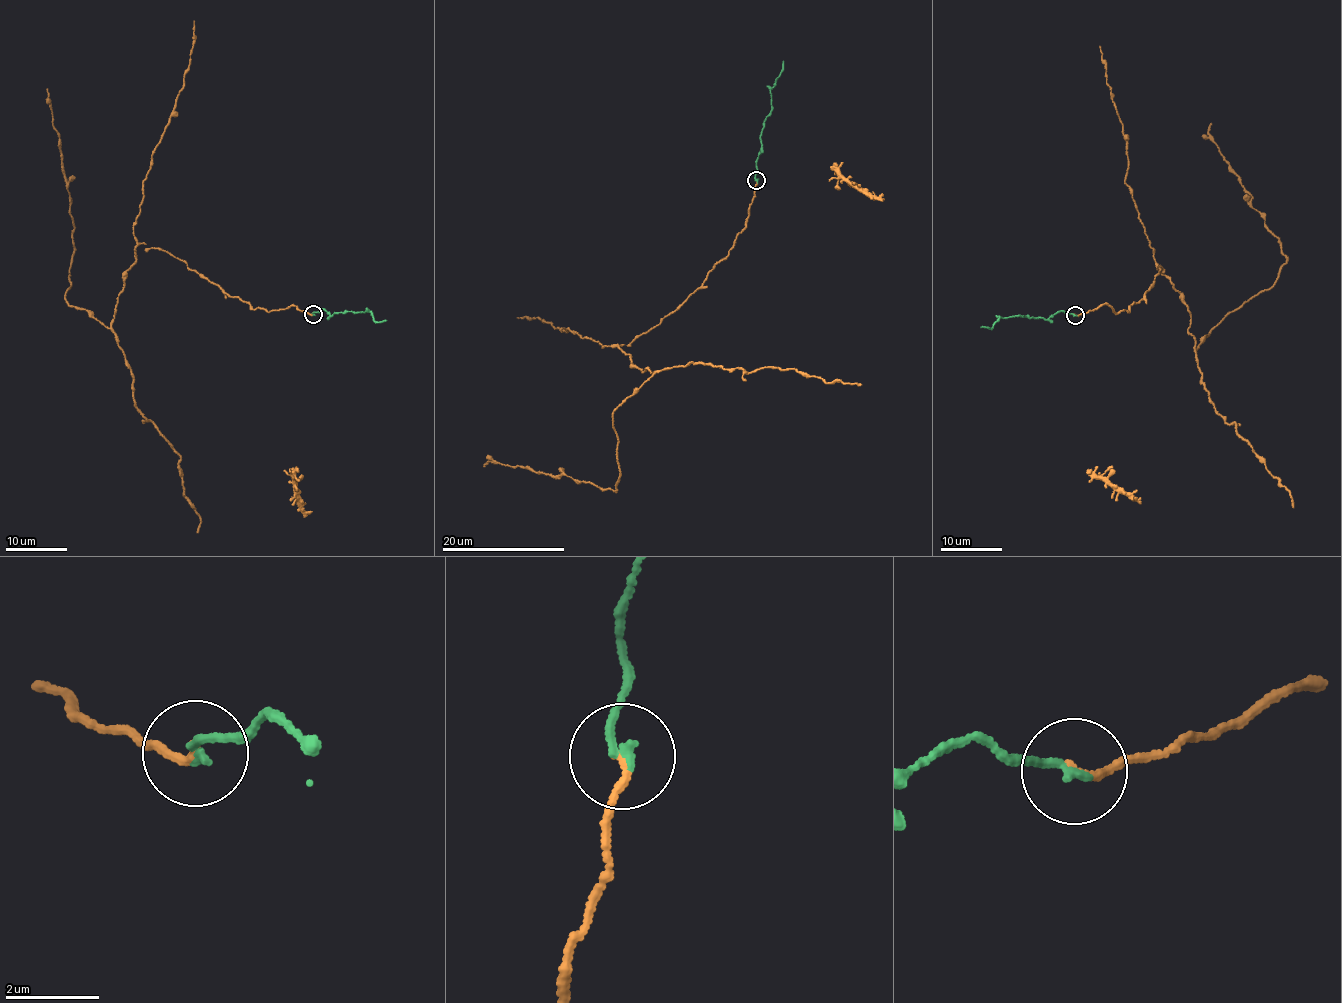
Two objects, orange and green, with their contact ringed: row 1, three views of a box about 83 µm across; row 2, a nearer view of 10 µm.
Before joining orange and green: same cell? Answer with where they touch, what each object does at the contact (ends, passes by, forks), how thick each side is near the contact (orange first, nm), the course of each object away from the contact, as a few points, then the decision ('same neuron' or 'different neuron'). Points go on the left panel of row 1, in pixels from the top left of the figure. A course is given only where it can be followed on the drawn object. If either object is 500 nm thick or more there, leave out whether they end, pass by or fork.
place (313, 314); orange ends; green ends; calibres 140 and 200 nm; course orange (313, 313), (289, 306), (254, 309), (185, 262), (142, 243), (108, 327), (67, 302), (74, 228), (47, 89); course green (313, 313), (324, 308), (330, 315), (339, 312), (366, 311), (376, 322), (386, 320); same neuron

